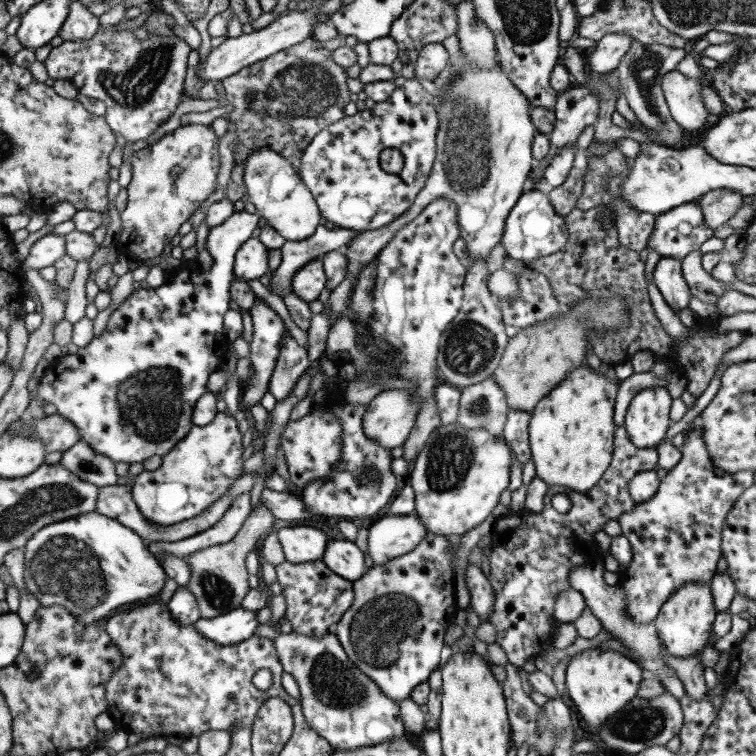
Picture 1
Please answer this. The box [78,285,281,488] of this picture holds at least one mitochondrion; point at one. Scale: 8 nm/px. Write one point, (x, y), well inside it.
(150, 413)

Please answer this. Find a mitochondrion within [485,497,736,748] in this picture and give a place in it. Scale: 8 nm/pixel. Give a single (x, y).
(642, 722)

